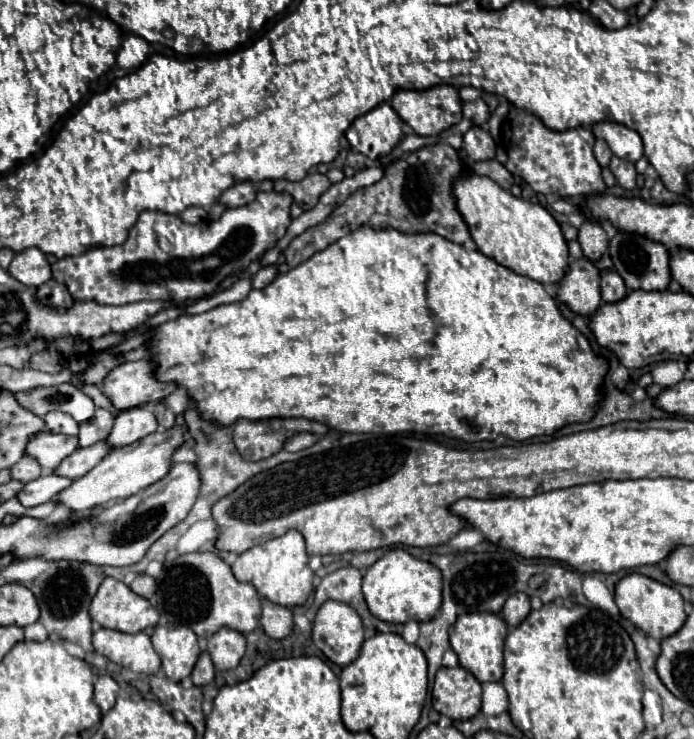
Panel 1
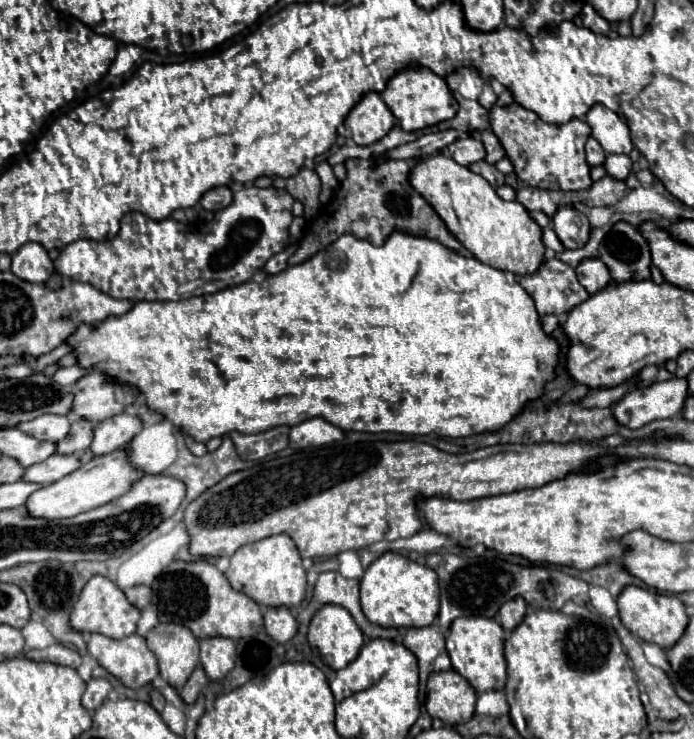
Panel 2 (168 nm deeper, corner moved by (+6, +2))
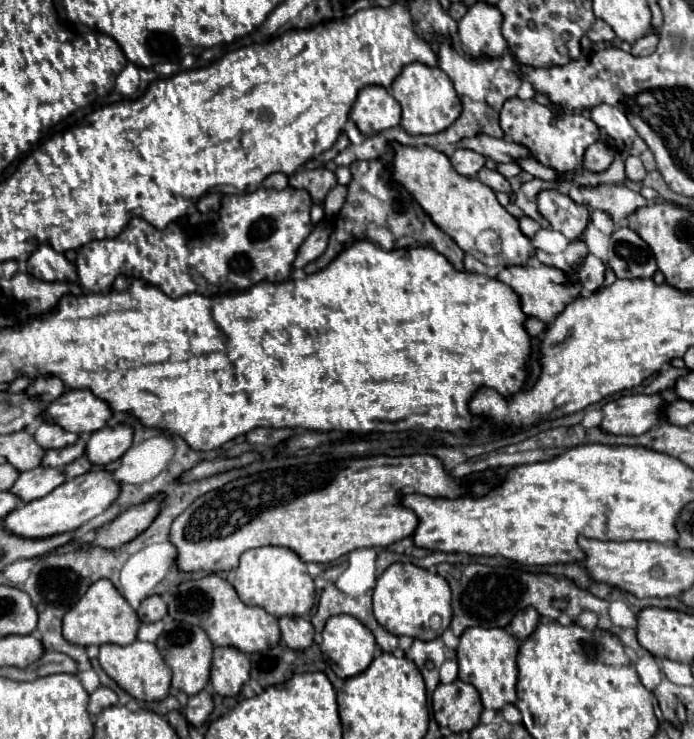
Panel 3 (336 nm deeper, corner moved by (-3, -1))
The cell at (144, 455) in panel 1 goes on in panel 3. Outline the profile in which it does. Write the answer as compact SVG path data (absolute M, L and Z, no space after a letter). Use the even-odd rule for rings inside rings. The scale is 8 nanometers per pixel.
M106 469L88 471L80 477L64 481L60 487L56 487L46 497L40 497L40 499L34 499L30 503L16 507L4 519L4 527L16 535L30 537L30 539L42 539L42 537L50 537L58 533L76 531L86 521L104 513L118 499L118 495L120 495L120 483L114 483L112 471L106 471Z

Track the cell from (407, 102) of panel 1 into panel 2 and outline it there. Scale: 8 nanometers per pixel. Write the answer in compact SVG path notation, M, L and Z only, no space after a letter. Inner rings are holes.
M409 66L399 70L389 82L387 88L381 92L385 104L389 106L389 110L393 112L393 116L399 120L401 128L407 132L413 130L421 130L433 124L439 124L443 120L449 120L457 114L457 100L453 98L445 78L437 76L435 72L431 72L429 68L423 66Z

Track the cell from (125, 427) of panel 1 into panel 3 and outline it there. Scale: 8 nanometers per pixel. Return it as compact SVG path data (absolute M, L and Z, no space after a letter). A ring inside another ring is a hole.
M130 425L104 427L92 433L90 441L86 443L86 457L94 465L108 465L126 453L126 449L132 445L132 439L134 429Z

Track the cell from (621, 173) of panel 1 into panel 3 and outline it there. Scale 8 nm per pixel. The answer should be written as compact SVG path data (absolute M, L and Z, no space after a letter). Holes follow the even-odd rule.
M630 155L630 157L626 159L626 177L628 177L630 181L642 181L642 179L646 177L646 169L644 169L640 157L632 157L632 155Z

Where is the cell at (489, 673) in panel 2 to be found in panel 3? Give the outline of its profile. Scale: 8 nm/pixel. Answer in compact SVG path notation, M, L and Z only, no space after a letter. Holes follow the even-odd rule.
M468 627L458 645L458 677L466 683L472 683L486 709L502 709L506 703L516 703L516 679L518 679L518 667L516 667L516 653L518 653L520 641L510 635L506 629L492 627Z

